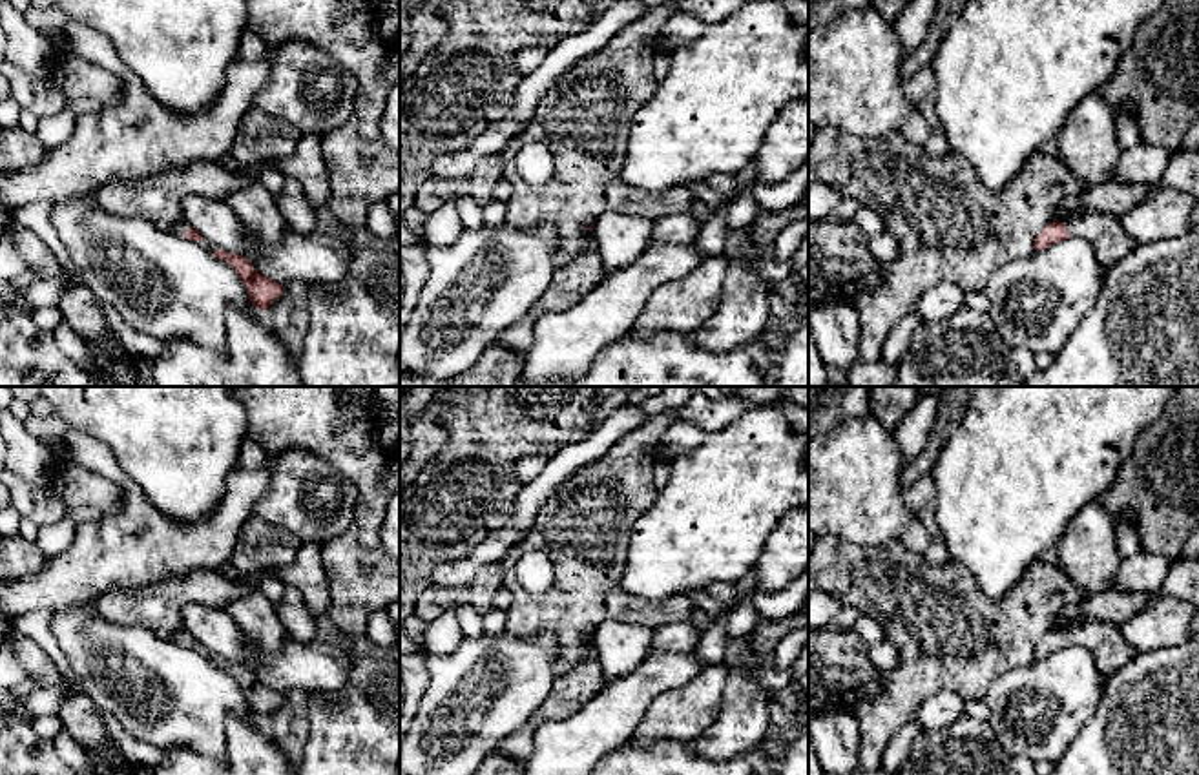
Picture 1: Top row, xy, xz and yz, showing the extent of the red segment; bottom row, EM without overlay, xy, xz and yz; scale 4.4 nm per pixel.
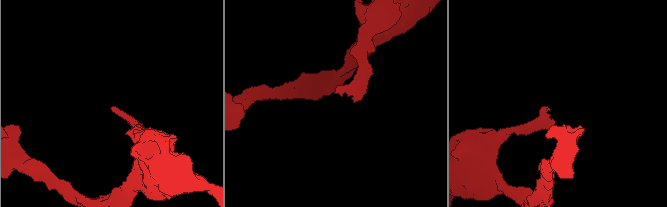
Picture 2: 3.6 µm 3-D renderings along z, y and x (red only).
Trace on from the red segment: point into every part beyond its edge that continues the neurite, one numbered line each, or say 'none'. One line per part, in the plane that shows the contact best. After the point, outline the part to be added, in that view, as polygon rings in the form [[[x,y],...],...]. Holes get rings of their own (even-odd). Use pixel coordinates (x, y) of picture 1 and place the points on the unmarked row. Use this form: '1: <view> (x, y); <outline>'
1: yz (1105, 640); [[[1093,620],[1064,631],[1069,646],[1082,646],[1091,651],[1100,673],[1111,675],[1137,656],[1137,651],[1124,640],[1119,625]]]

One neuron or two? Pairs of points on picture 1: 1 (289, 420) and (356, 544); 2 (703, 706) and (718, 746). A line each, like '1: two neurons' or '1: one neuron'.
1: one neuron
2: two neurons

